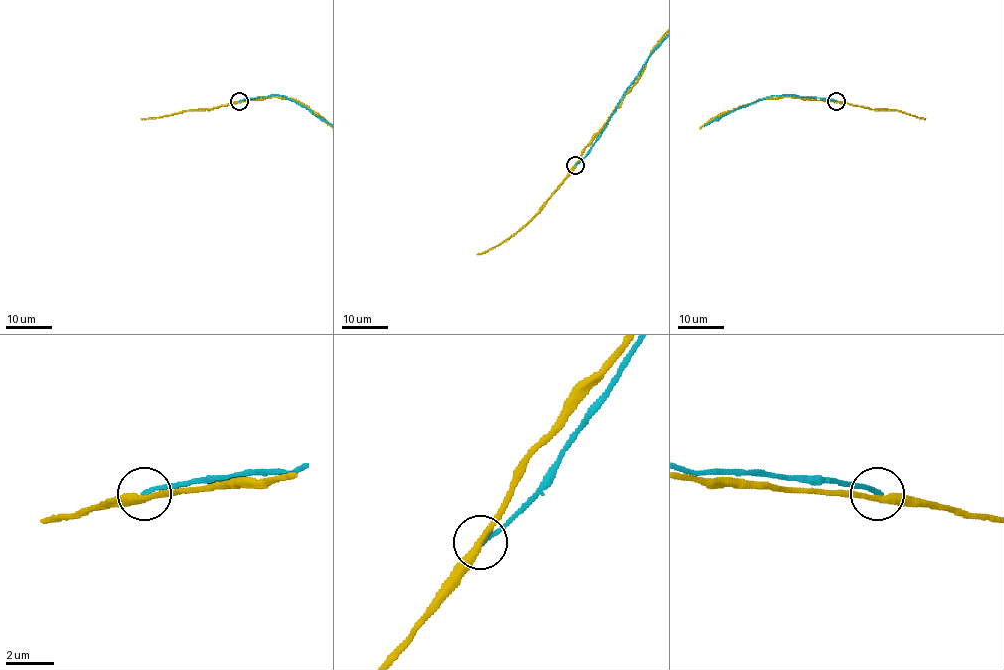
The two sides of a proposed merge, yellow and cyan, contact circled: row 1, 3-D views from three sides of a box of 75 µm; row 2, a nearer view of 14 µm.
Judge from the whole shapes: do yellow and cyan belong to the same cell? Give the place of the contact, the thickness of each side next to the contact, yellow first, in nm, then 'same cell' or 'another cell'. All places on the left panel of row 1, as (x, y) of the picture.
(239, 101) | 280/180 nm | another cell

